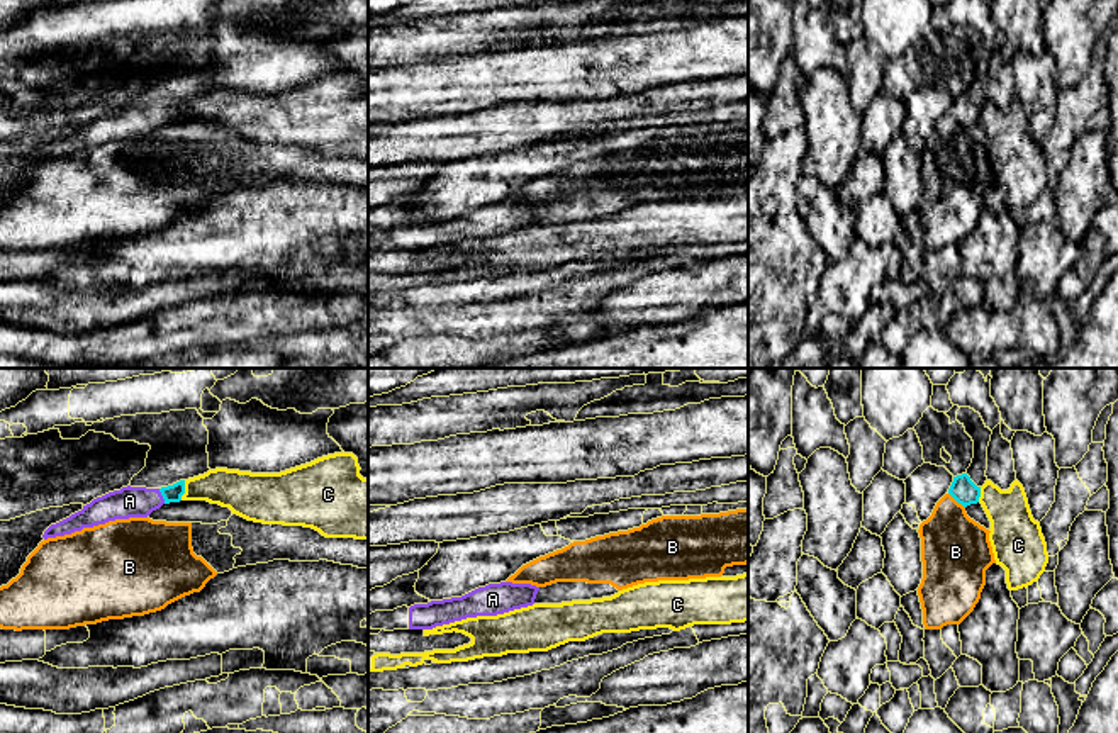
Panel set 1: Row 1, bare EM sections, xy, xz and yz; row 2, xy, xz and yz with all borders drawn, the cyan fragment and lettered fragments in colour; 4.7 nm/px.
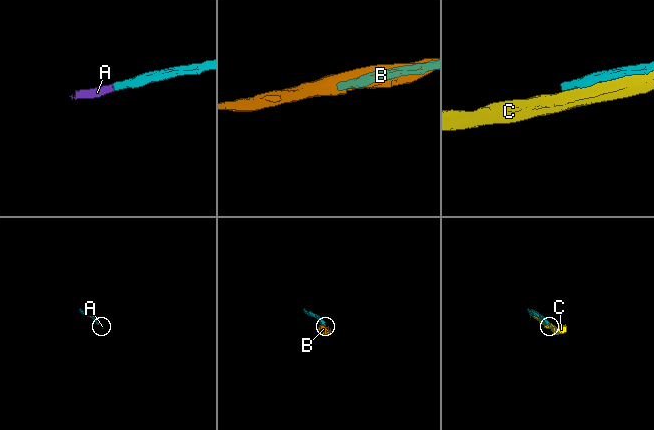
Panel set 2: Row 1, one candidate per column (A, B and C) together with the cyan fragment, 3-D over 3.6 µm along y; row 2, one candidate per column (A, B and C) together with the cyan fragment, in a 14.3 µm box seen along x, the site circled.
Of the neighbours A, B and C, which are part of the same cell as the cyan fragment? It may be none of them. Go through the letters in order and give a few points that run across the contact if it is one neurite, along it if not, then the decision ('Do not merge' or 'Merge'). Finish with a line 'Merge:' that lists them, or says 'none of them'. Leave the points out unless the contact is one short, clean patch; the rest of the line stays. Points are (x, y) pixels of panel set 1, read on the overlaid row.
A: Line: xy (173, 492), (162, 494), (153, 499), (129, 501). Merge
B: Do not merge
C: Do not merge
Merge: A

